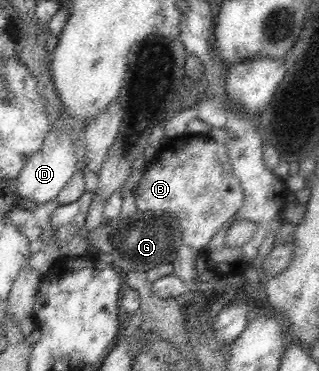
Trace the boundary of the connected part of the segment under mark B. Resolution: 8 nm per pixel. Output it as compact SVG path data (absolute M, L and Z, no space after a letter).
M209 135L180 136L170 138L163 143L158 152L148 161L144 174L137 186L132 189L132 193L138 210L166 211L174 214L179 221L183 244L193 247L198 252L203 251L214 234L230 222L244 203L244 192L240 180L233 174L226 144L216 142Z

